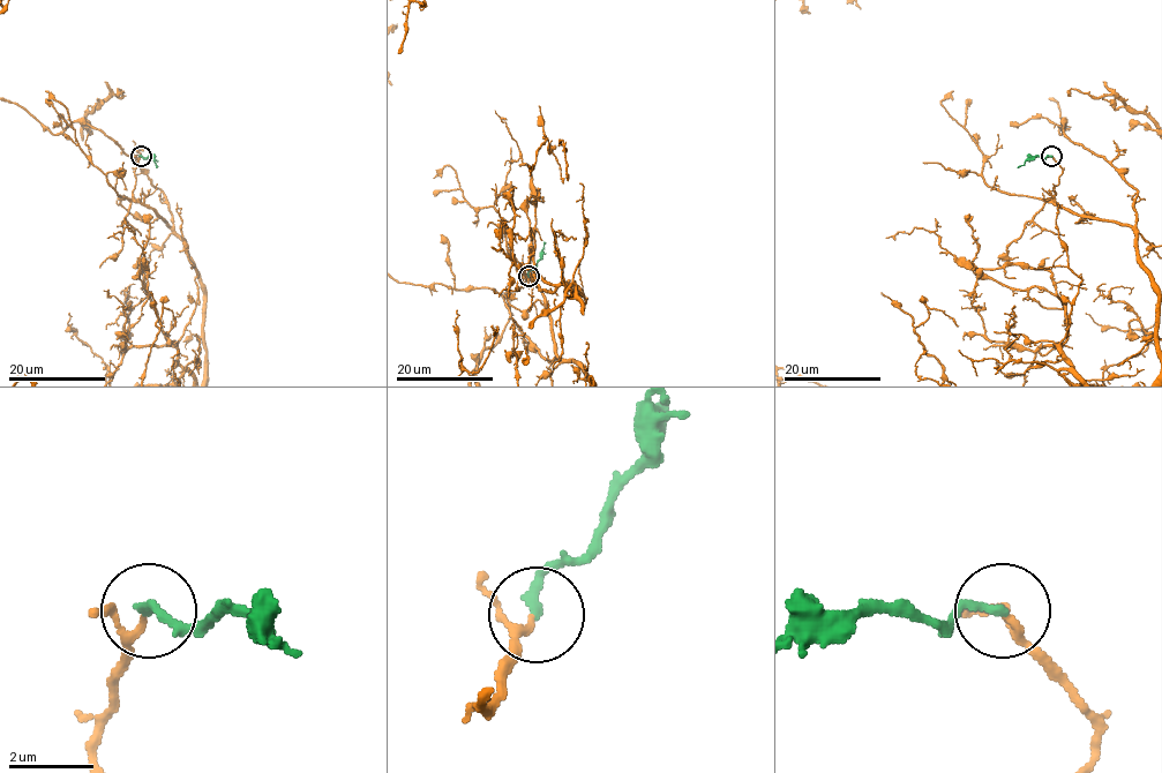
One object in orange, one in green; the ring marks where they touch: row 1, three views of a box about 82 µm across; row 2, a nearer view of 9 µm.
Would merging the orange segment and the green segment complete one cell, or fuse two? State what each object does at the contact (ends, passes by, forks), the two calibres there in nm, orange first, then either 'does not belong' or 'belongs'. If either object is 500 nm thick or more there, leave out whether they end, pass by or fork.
orange passes by; green ends; calibres 130 and 200 nm; belongs

